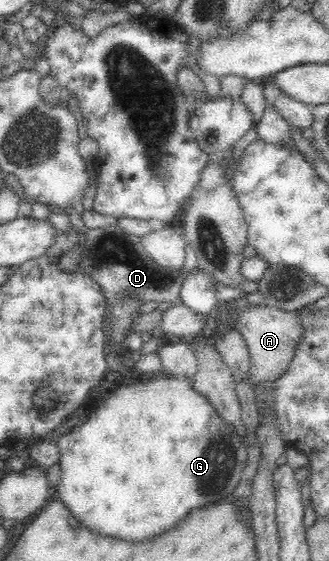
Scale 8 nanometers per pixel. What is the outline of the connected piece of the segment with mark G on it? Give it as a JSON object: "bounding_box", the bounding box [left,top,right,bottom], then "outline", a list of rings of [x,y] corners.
{"bounding_box":[54,374,247,542],"outline":[[[163,374],[162,378],[115,385],[86,423],[69,428],[56,443],[62,472],[54,498],[62,502],[74,522],[92,533],[142,542],[176,528],[194,509],[224,502],[240,482],[247,466],[245,444],[216,415],[214,407],[192,387],[192,379]]]}

